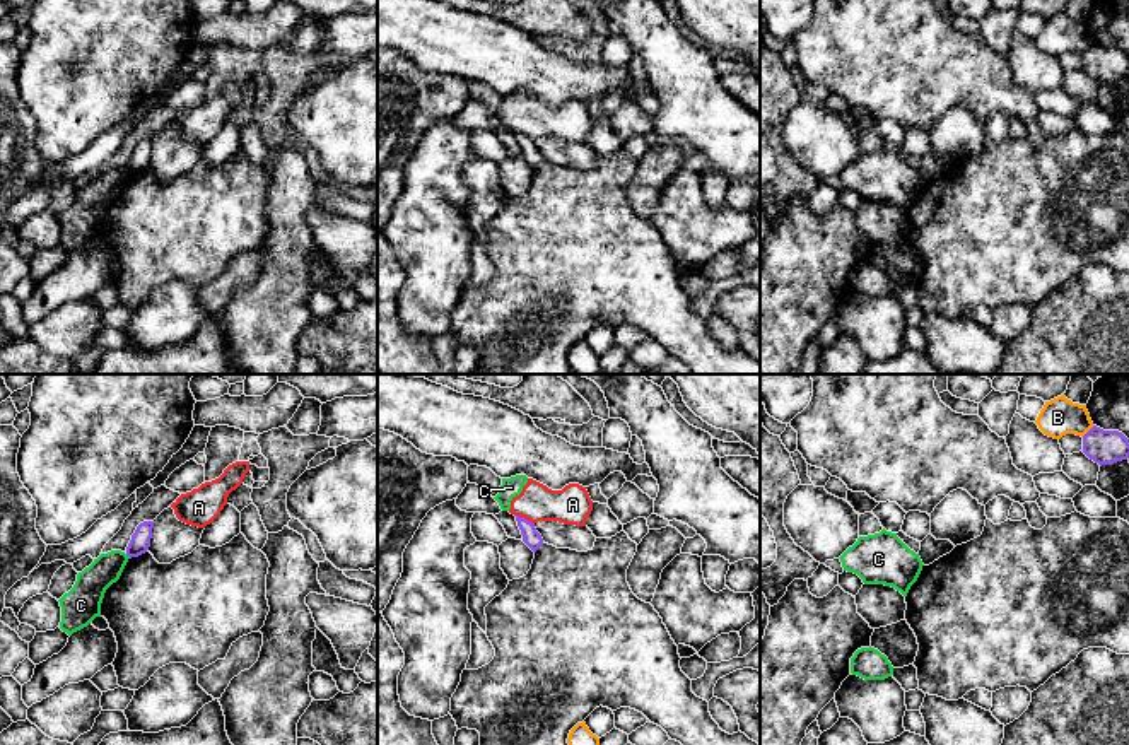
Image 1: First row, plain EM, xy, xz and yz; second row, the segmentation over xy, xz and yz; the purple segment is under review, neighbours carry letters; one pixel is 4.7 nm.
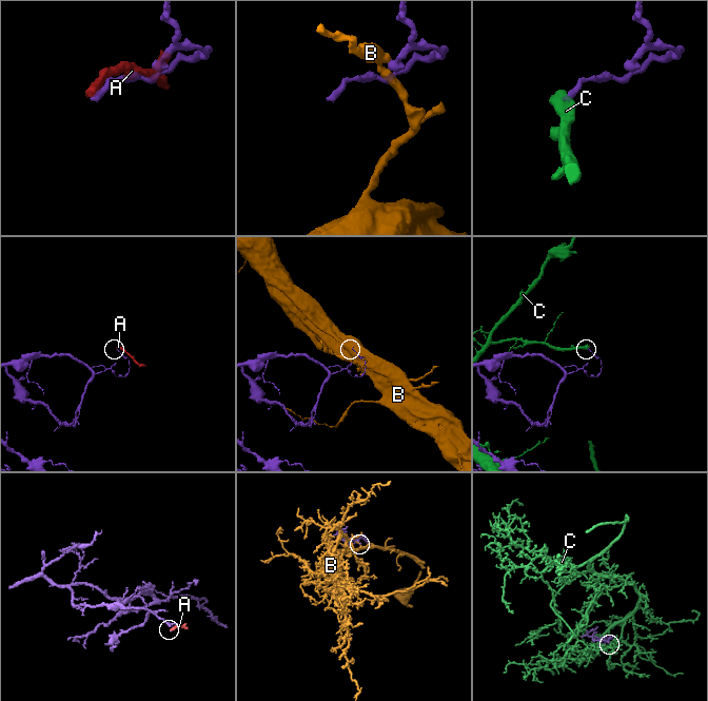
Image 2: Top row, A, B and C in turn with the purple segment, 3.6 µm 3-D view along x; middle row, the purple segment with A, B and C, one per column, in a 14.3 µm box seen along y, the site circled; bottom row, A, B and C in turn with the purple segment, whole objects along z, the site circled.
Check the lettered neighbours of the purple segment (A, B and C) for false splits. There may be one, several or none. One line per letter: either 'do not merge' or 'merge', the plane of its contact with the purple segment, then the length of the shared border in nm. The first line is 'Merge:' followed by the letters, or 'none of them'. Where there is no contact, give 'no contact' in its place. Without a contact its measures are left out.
Merge: none of them
A: do not merge | xz | 100 nm
B: do not merge | yz | 80 nm
C: do not merge | xy | 40 nm

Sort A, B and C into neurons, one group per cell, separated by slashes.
A C / B

